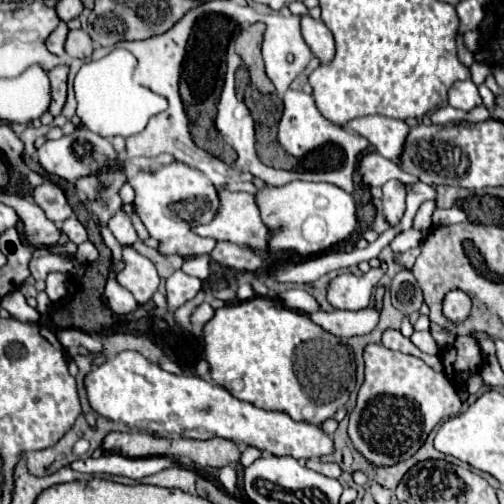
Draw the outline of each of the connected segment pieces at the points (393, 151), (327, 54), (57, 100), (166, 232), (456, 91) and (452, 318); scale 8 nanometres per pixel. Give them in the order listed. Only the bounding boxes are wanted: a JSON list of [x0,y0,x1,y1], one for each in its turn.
[[344,117,408,161],[302,15,334,65],[48,65,68,117],[130,161,218,257],[448,79,483,111],[442,289,470,325]]

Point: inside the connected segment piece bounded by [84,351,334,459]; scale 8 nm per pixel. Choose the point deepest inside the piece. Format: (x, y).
(128, 388)

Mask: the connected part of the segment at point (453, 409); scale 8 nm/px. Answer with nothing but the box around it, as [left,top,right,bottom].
[348,343,462,465]

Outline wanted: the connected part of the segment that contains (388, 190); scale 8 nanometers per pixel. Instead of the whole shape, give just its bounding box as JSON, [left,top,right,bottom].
[384,181,406,226]

